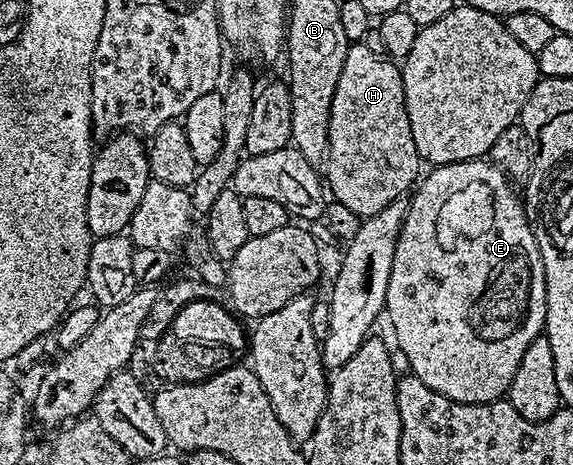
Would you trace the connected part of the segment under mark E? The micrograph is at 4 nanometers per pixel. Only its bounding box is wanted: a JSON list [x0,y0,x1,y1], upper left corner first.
[384,158,546,403]

